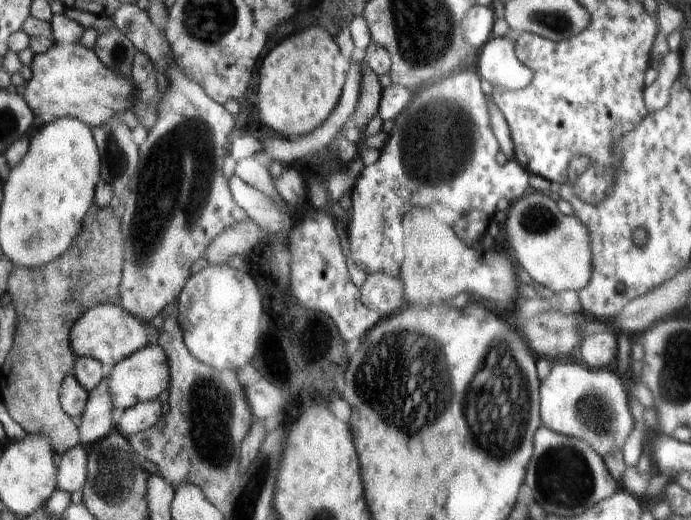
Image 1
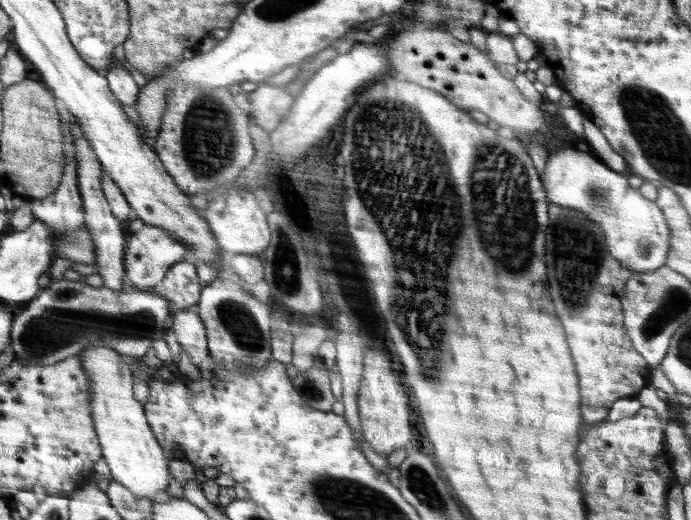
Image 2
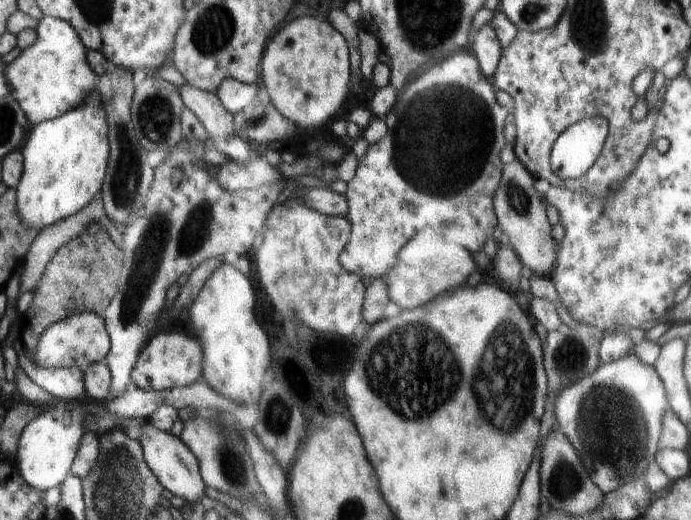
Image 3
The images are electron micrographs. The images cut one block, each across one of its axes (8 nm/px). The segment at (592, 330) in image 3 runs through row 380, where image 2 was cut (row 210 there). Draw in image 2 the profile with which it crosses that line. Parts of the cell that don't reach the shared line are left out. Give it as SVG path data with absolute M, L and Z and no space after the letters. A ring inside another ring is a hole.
M552 203L547 210L550 226L546 228L546 264L550 294L576 362L582 418L588 426L595 426L604 422L610 407L618 399L635 397L651 380L652 368L634 349L624 329L621 300L623 288L633 273L610 256L599 224L582 211ZM578 258L582 262L578 262Z

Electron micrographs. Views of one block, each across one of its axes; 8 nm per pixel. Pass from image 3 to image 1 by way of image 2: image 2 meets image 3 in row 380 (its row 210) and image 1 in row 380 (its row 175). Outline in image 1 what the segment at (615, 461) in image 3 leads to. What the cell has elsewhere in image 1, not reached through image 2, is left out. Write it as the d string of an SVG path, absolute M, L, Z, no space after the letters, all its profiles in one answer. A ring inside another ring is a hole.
M554 362L548 376L540 381L540 418L544 427L558 434L584 440L600 458L620 450L634 430L629 406L629 383L615 367L584 368L572 362Z

